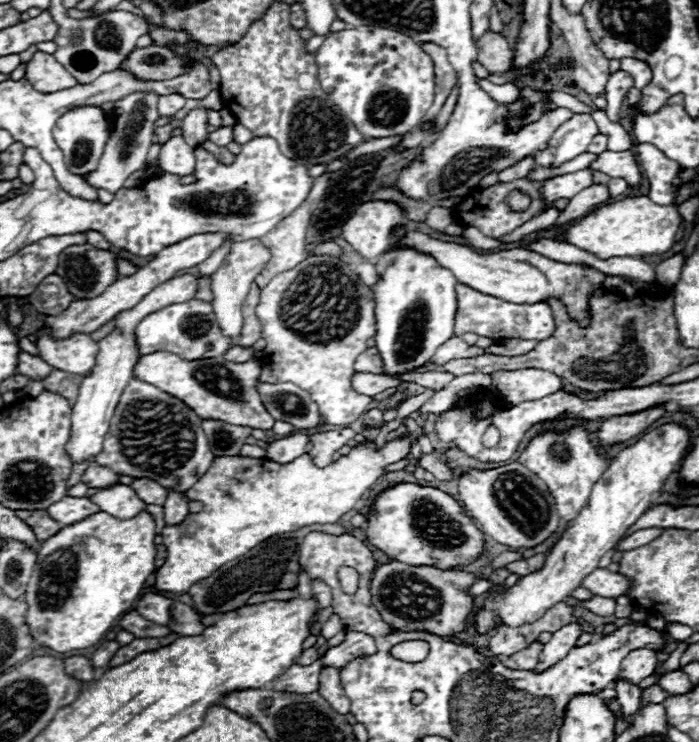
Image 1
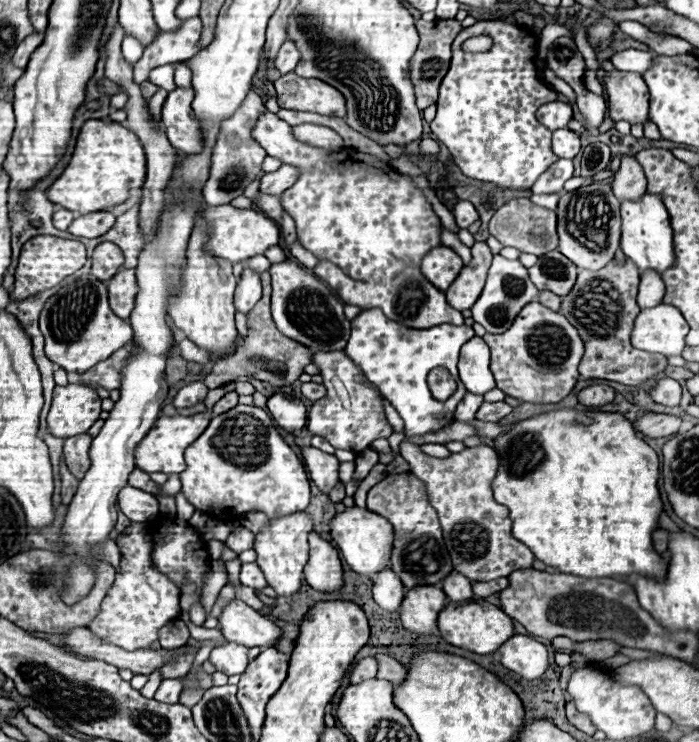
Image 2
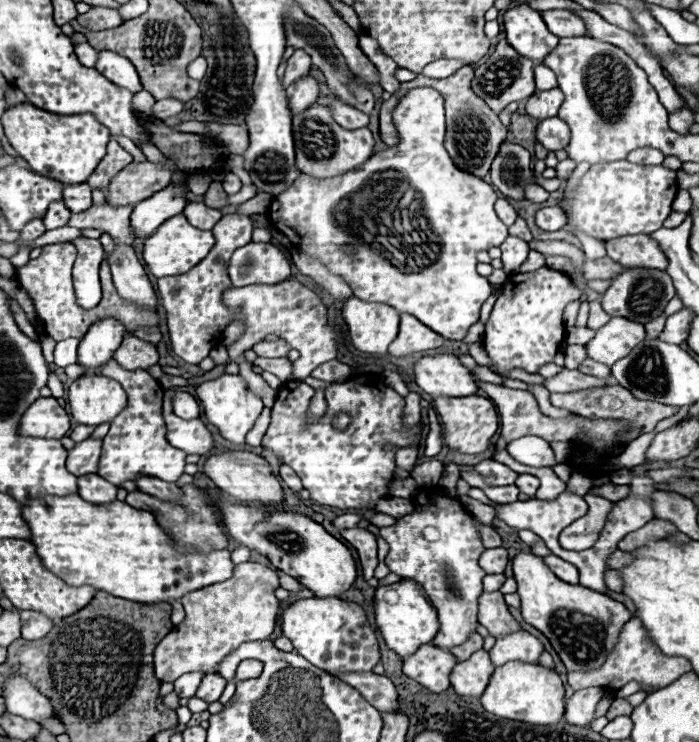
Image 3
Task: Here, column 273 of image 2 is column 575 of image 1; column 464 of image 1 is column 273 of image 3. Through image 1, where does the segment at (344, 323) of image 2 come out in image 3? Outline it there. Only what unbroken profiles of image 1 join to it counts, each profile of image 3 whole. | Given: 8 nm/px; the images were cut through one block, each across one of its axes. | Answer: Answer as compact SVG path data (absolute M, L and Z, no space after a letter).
M250 242L238 248L230 262L228 274L232 286L250 286L250 284L280 284L290 278L290 262L286 256L272 244Z

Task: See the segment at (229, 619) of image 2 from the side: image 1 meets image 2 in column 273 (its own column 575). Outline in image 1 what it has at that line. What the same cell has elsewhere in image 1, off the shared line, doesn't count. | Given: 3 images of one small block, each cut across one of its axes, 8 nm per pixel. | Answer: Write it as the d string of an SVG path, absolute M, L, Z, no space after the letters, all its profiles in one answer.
M570 622L568 626L562 626L560 630L556 630L556 634L552 634L550 642L546 642L542 648L536 672L542 672L542 670L550 668L552 664L556 664L558 660L562 660L564 656L568 656L568 652L576 646L580 634L582 634L582 626L578 622Z

